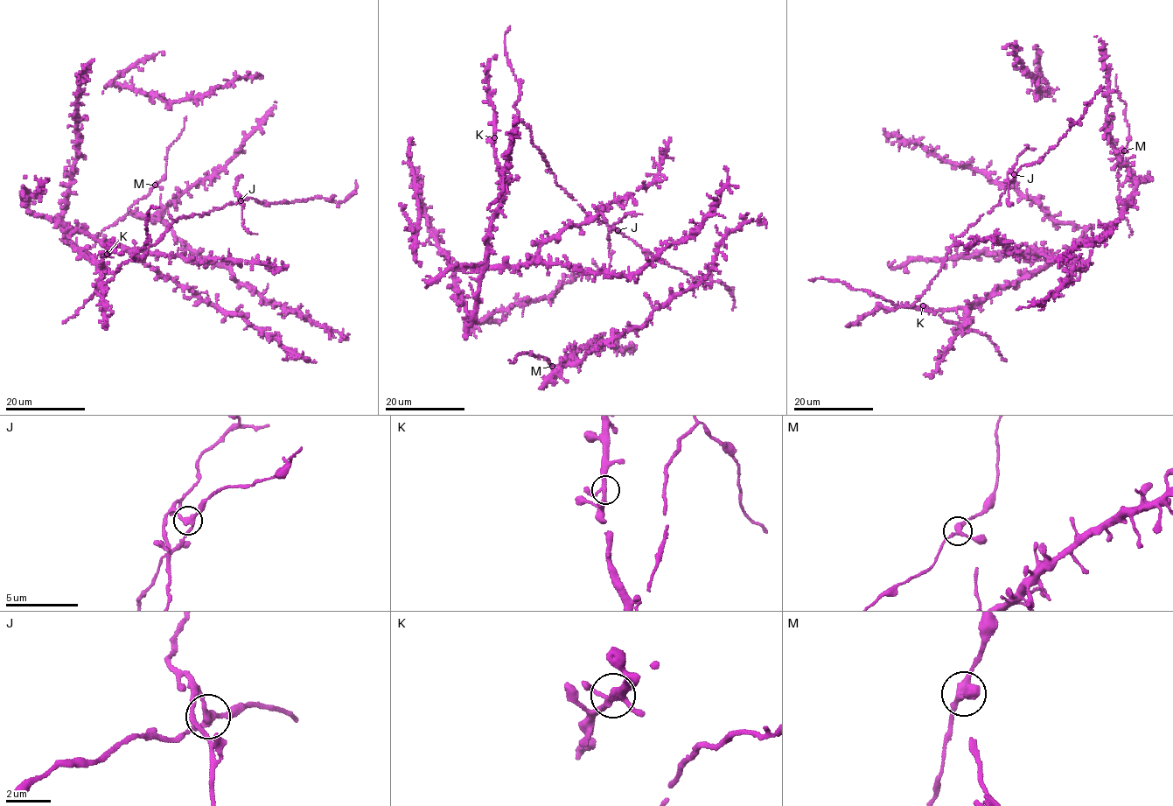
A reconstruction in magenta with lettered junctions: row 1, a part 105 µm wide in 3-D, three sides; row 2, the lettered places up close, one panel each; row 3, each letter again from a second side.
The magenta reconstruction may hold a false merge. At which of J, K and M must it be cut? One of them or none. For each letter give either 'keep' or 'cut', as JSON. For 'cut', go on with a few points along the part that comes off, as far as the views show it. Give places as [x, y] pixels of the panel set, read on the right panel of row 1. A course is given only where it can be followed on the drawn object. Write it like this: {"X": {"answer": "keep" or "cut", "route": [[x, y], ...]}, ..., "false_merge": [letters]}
{"J": {"answer": "cut", "route": [[1014, 174], [1008, 173], [1008, 201], [1010, 205], [1012, 203]]}, "K": {"answer": "keep"}, "M": {"answer": "keep"}, "false_merge": ["J"]}

